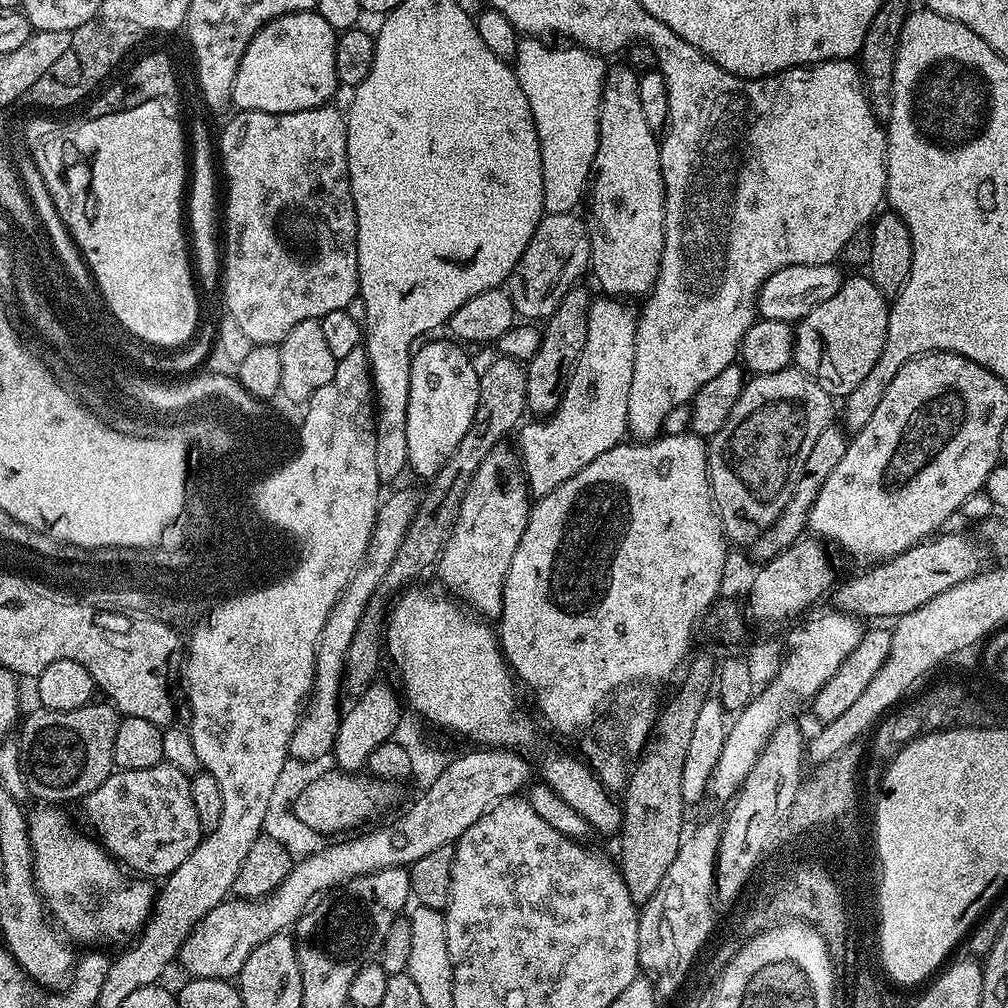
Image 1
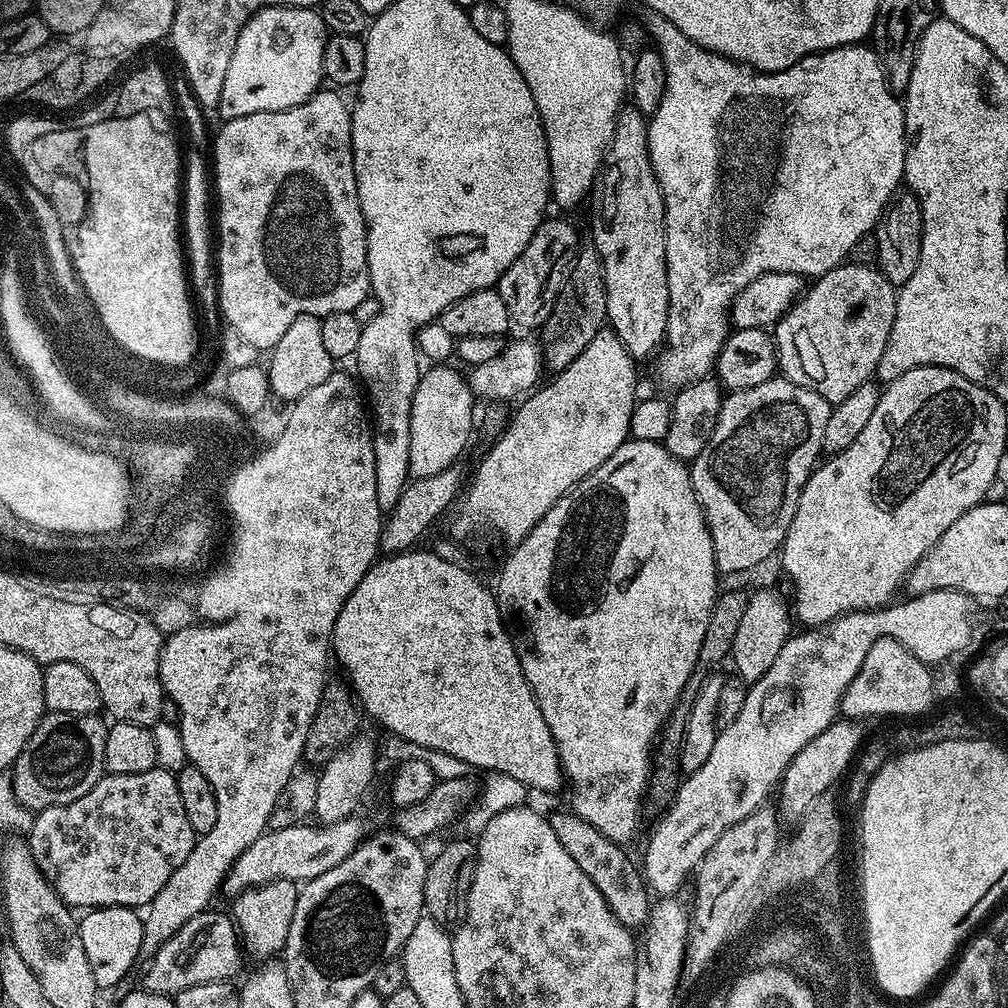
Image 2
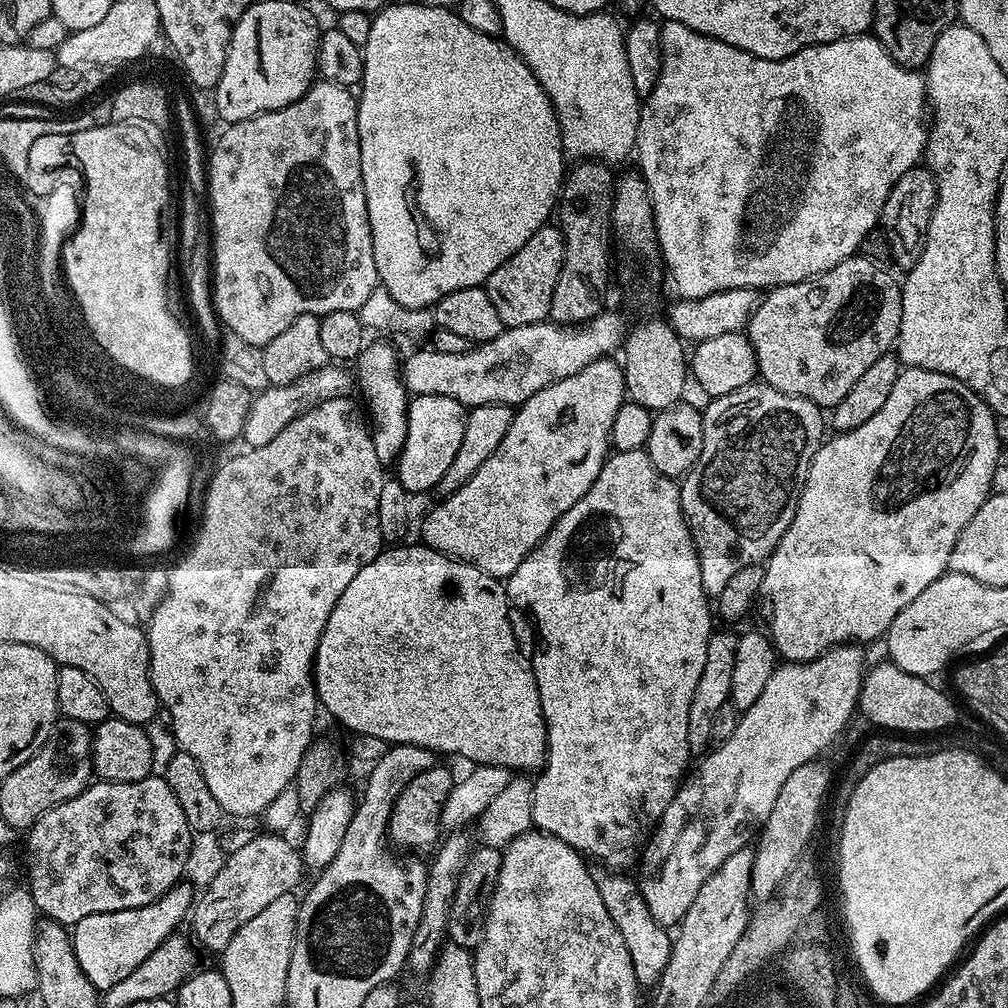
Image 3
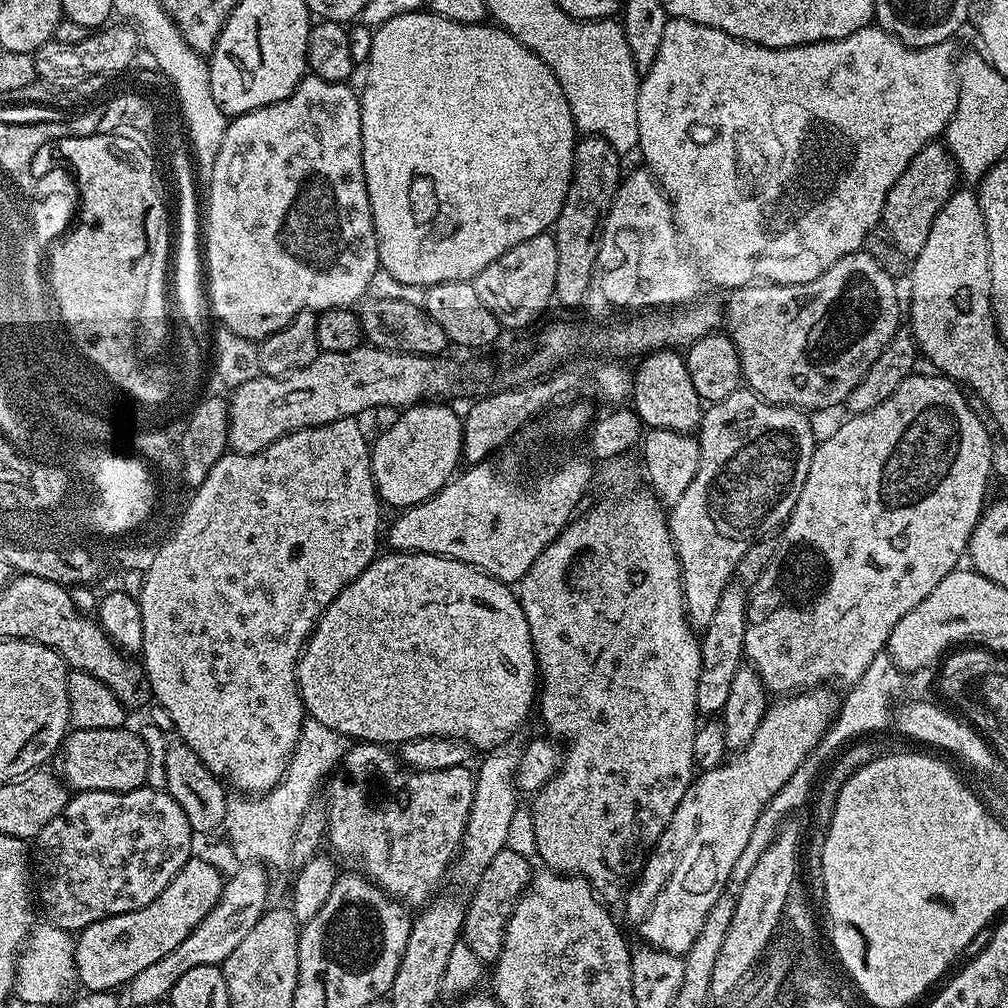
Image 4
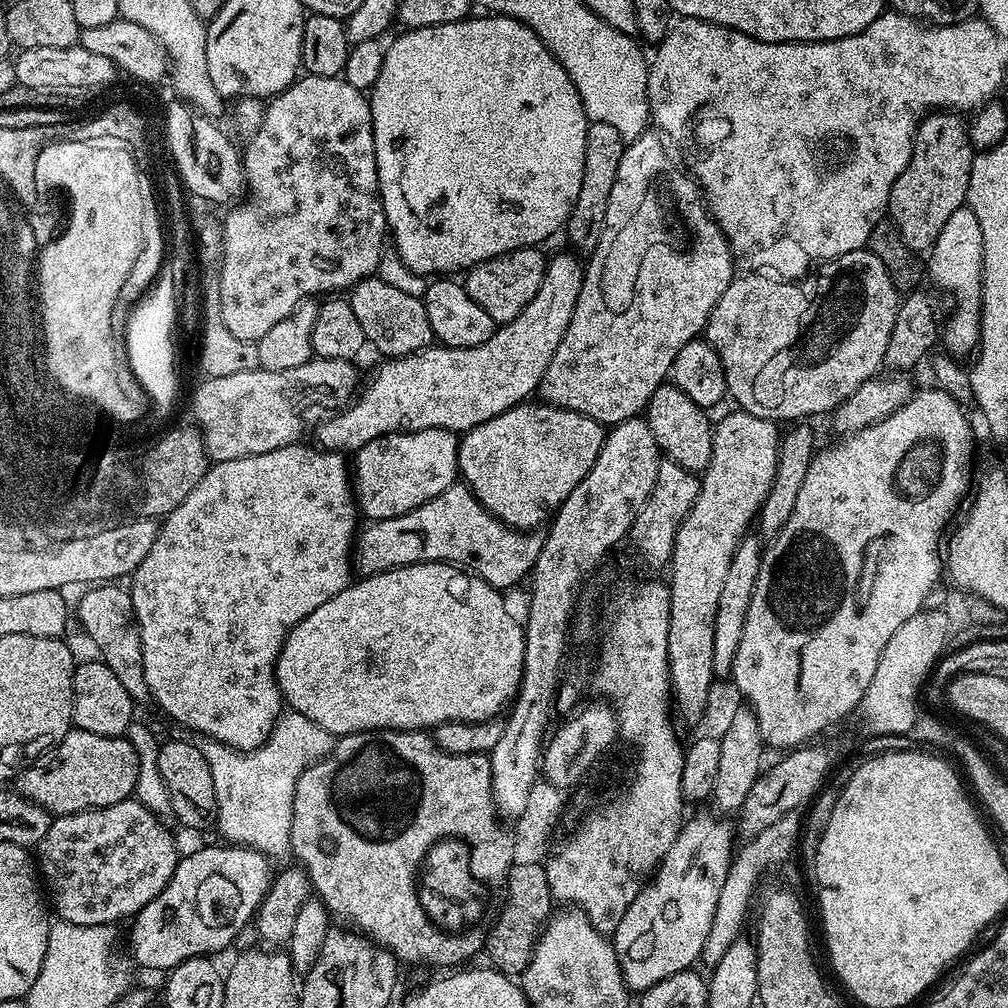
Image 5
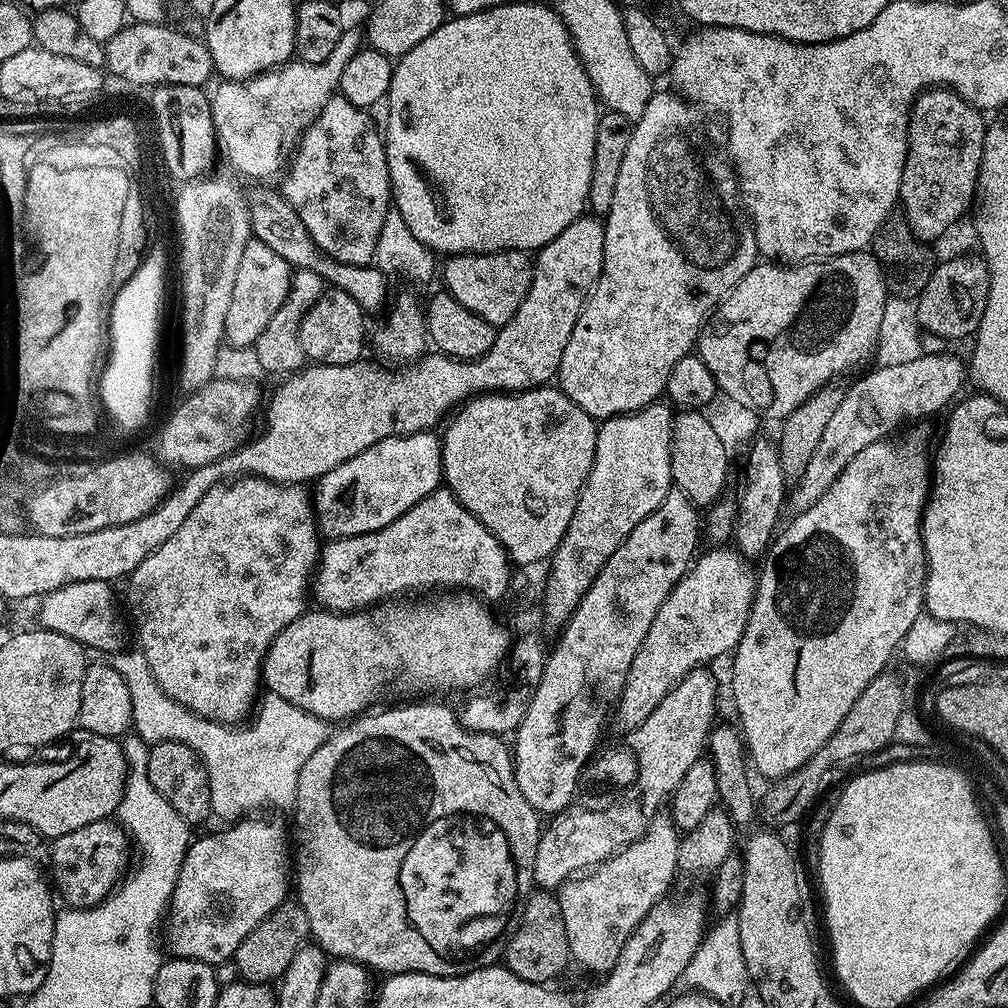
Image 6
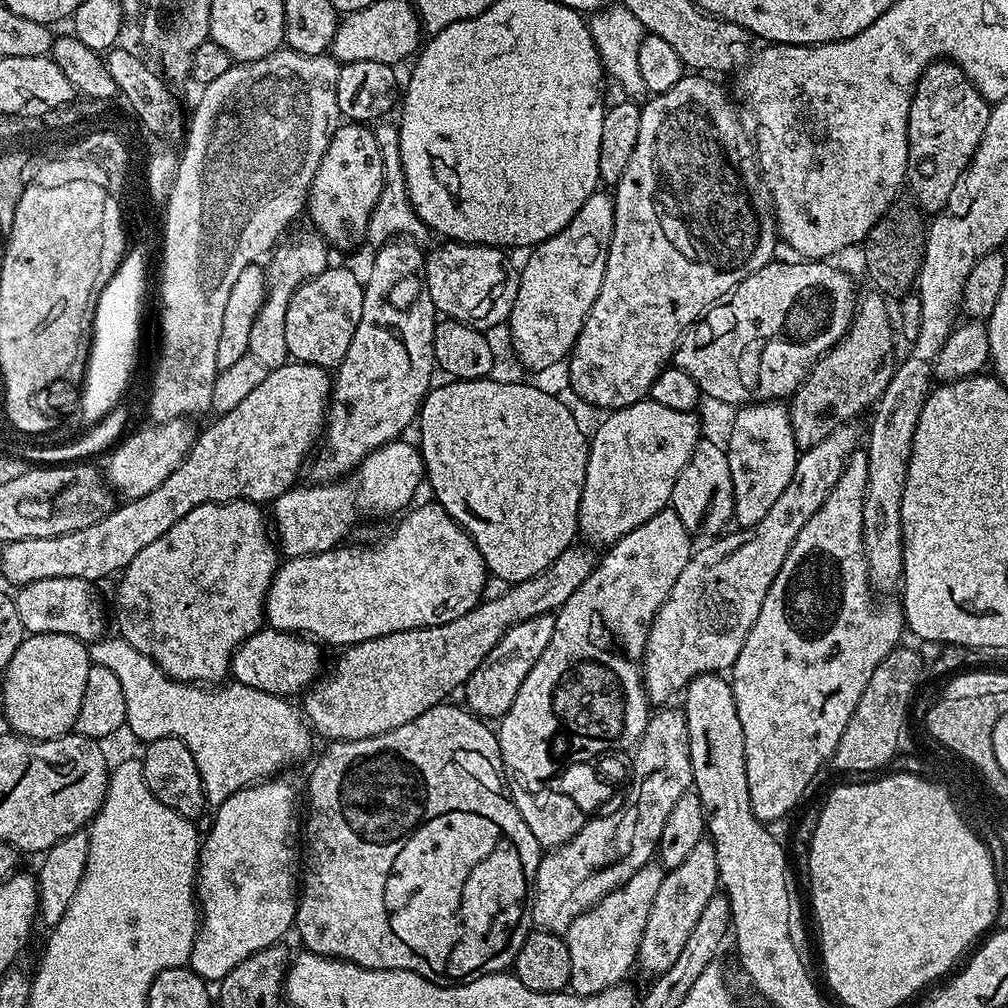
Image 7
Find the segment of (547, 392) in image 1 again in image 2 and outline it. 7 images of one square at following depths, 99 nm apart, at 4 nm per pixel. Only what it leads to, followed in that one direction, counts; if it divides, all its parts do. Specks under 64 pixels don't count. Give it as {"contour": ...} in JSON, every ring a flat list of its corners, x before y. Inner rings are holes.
{"contour":[[581,247,576,255,574,266,554,302,554,310,550,310,550,318,546,318,542,329,542,351,544,366,549,373,555,374,566,370,586,346,590,346,594,334,605,327,606,314,606,278,602,270,602,258,596,253,595,247]]}

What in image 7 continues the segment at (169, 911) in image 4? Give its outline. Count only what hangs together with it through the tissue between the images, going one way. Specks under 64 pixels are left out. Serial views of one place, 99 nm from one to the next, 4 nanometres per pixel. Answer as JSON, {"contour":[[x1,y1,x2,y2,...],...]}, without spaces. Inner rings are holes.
{"contour":[[264,778,254,784,249,784,247,788,238,790,226,798,215,809,216,817,212,820,212,829,208,833,204,832,199,855,199,869,196,874,195,894,199,905,199,928,196,929,196,941,193,943,192,960,194,961,194,970,206,982,219,982,238,966,250,954,258,950,268,948,271,944,281,943,287,932,293,931,296,923,296,905,298,903,298,877,302,872,302,816,296,813,296,788,284,778]]}

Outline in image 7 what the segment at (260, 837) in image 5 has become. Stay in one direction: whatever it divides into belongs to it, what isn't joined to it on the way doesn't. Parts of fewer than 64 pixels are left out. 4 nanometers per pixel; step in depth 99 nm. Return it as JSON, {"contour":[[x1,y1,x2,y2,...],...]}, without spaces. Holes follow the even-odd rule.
{"contour":[[135,658,136,660,103,661,106,670,110,670,122,685,122,694,126,694,126,728,132,731,141,742,173,736,182,742,194,754,198,774,202,778,204,795,209,805,218,806,238,790,257,783,261,778,272,778,283,770,287,764,300,760,312,748,310,725,302,715,301,709,292,705,291,699,275,696,266,690,254,690,235,682,224,682,219,686,205,686,200,682,185,682,170,678,153,660]]}

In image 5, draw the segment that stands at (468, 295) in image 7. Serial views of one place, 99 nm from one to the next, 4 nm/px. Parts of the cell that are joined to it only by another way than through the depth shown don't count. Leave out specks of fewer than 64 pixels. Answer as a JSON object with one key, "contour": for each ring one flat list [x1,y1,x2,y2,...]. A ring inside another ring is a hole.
{"contour":[[539,247,519,248,501,256,490,258,486,262,478,262,473,268,467,269,462,283,464,289,490,314,497,325,509,324,518,313,538,294,538,286,542,286,546,256,540,253]]}

